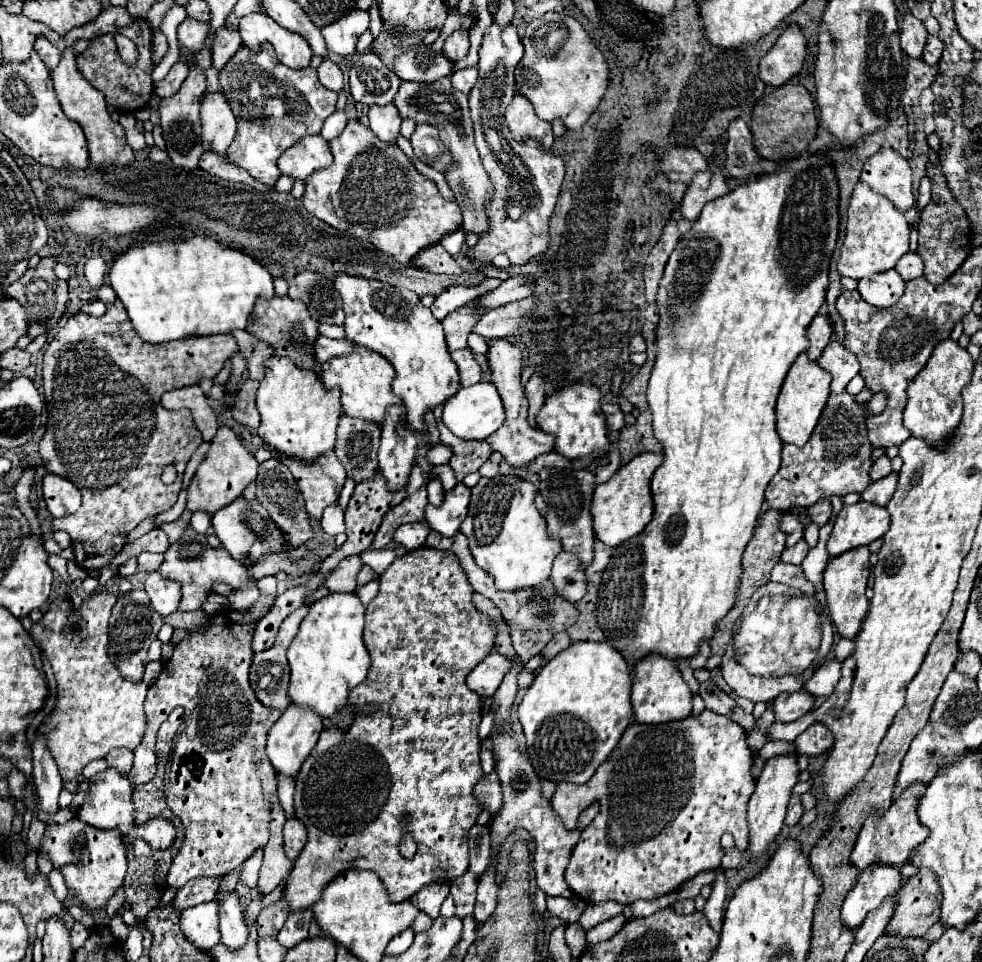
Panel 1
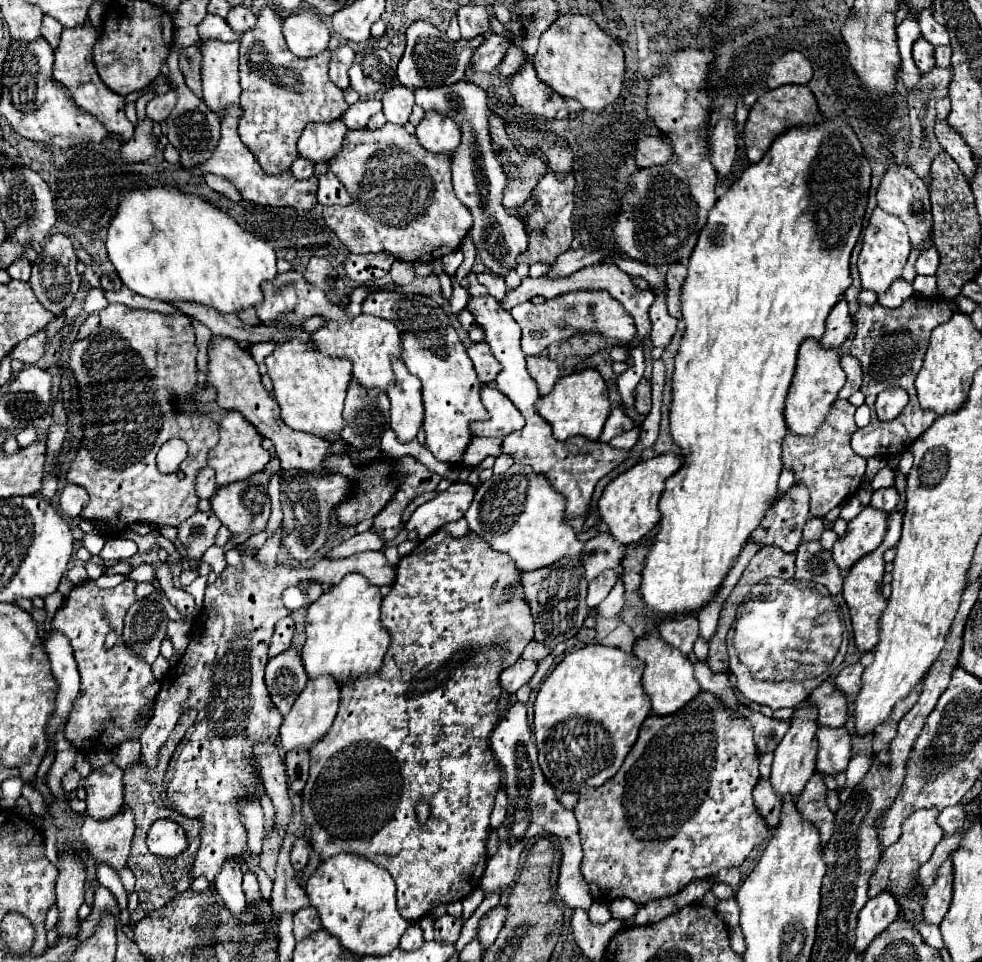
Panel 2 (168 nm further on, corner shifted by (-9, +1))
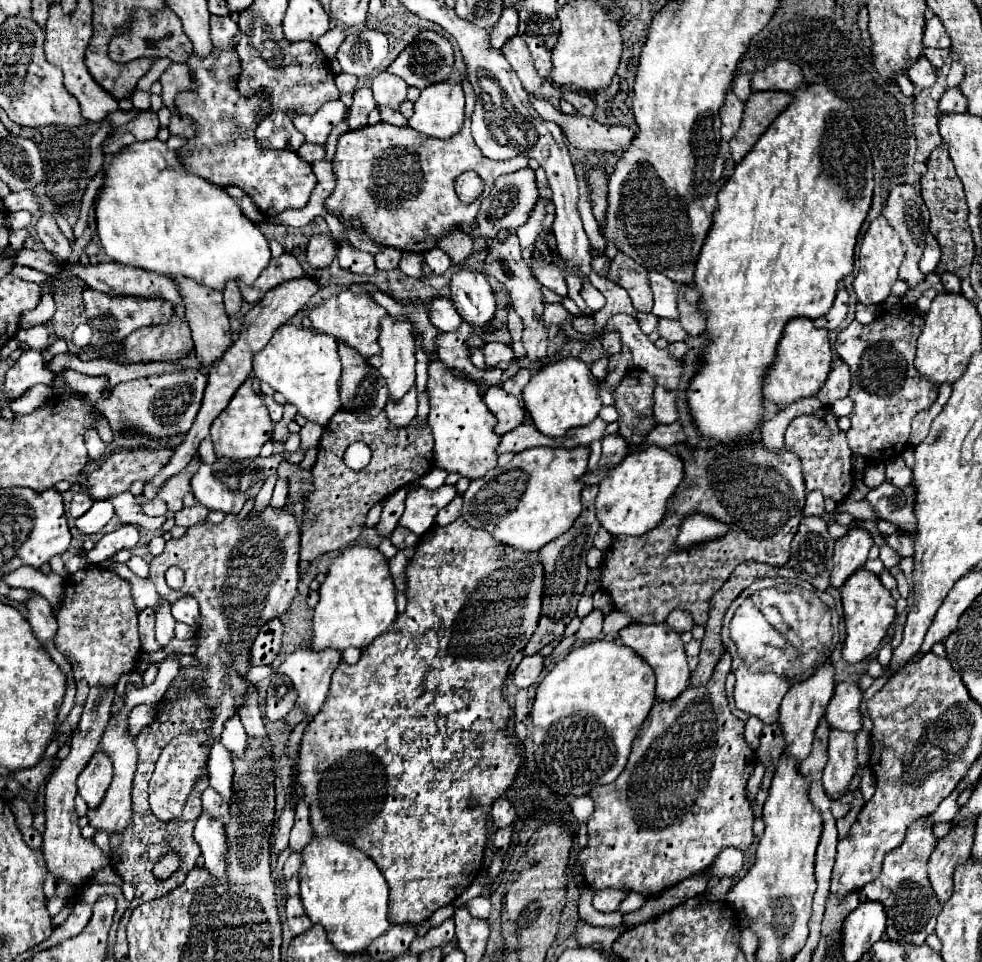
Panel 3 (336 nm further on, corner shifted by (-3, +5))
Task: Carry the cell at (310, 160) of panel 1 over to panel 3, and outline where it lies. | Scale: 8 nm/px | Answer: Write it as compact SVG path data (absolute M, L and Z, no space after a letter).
M341 100L337 102L329 102L325 104L323 108L319 108L315 114L307 116L307 114L301 114L301 116L295 116L293 118L293 124L299 132L305 134L307 142L313 142L313 144L325 144L329 132L333 130L335 124L339 124L347 114L347 108Z

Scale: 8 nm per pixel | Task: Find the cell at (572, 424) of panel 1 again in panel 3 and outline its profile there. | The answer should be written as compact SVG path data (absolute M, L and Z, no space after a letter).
M563 358L547 364L531 376L529 384L523 388L523 402L539 432L547 436L563 436L567 430L585 426L597 418L601 410L599 380L591 374L589 366L583 360Z

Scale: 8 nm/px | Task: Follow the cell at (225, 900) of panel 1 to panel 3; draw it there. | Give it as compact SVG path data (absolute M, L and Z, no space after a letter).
M205 810L197 818L195 824L195 842L201 846L201 854L205 858L205 868L217 876L225 878L227 876L227 864L225 864L225 834L223 834L223 824L209 816Z

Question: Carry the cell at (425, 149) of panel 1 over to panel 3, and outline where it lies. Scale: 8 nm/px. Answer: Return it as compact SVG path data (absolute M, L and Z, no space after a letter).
M443 80L421 90L415 102L415 114L409 126L425 136L447 140L453 132L461 130L465 110L465 94L459 82Z

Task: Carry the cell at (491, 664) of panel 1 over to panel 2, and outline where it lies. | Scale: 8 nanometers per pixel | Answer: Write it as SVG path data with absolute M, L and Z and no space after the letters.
M517 660L513 666L505 668L499 676L499 684L503 690L507 690L509 694L517 692L537 670L537 662L531 660Z

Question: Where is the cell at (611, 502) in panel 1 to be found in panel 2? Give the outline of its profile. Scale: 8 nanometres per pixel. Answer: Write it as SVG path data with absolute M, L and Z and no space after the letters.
M659 454L649 460L637 462L633 468L625 470L623 474L613 478L605 486L601 500L599 500L599 512L605 520L605 524L609 526L609 534L615 540L629 546L629 544L643 540L657 526L657 522L659 522L657 502L665 488L665 480L669 476L673 476L681 464L683 464L683 460L679 454Z

